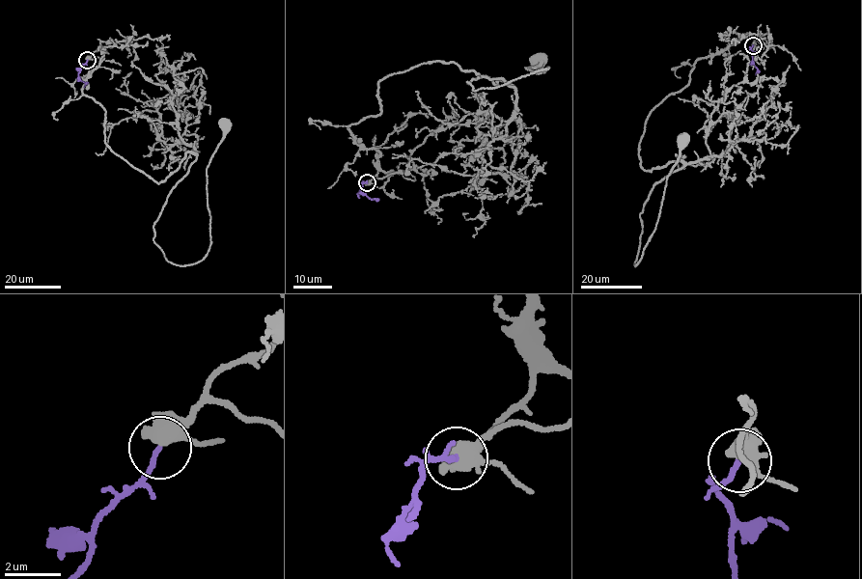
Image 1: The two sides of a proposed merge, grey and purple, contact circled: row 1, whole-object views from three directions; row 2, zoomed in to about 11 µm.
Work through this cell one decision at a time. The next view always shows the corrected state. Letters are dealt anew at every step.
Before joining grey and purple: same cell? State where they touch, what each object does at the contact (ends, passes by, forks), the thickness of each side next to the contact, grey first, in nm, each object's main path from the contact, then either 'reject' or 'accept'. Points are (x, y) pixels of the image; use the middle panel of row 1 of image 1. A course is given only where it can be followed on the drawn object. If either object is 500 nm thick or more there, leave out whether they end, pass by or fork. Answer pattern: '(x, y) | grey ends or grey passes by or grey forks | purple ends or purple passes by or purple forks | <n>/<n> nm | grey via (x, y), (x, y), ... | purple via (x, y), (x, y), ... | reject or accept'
(367, 182) | grey forks | purple ends | 420/190 nm | grey via (367, 182), (380, 153), (348, 127), (379, 81), (436, 61), (515, 89), (467, 82), (540, 58) | purple via (367, 183), (363, 183), (360, 192), (374, 199) | accept

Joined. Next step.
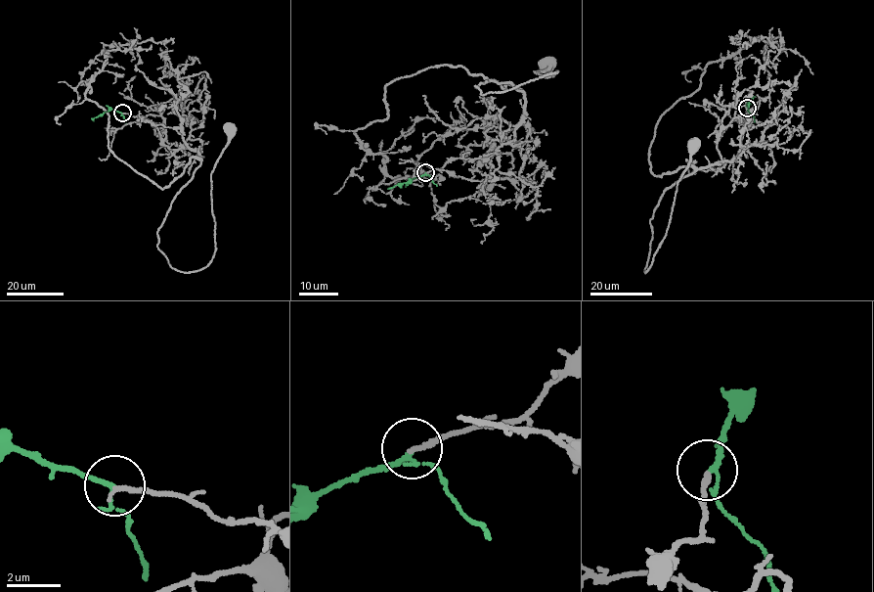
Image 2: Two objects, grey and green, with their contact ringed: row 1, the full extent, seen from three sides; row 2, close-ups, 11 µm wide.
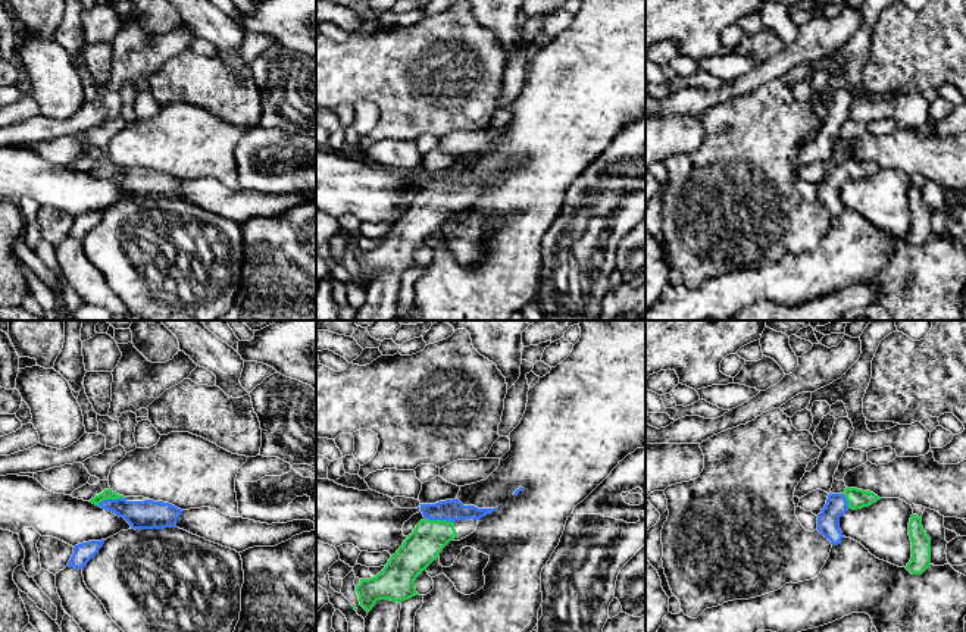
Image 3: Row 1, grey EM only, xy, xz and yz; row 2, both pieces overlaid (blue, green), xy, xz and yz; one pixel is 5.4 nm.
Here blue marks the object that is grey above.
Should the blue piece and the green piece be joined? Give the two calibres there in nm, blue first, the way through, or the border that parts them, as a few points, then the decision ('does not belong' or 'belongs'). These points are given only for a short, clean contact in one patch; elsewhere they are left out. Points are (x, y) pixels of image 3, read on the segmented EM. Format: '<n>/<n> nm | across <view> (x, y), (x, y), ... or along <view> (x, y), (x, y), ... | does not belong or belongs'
120/190 nm | across xz (450, 510), (440, 519), (437, 529), (424, 546) | belongs

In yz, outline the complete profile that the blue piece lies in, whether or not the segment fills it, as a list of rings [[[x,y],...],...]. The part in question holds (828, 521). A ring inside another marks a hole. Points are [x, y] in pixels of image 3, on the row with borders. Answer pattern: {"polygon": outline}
{"polygon": [[[845,488],[842,494],[829,494],[825,507],[817,514],[817,531],[831,541],[832,545],[841,542],[840,517],[848,510],[869,507],[881,500],[870,491]]]}

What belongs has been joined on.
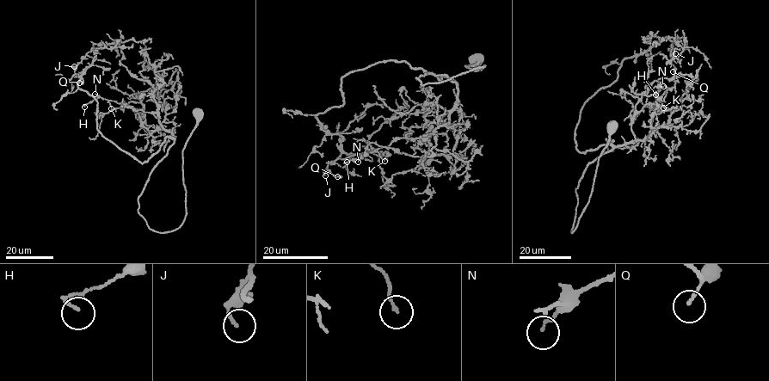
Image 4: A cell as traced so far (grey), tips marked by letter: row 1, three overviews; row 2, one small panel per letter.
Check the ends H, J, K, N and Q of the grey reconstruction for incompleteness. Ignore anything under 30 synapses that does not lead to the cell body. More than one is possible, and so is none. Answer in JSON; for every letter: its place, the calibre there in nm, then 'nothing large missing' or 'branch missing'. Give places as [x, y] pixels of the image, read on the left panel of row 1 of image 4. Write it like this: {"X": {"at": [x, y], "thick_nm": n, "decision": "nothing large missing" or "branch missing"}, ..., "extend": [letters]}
{"H": {"at": [84, 107], "thick_nm": 110, "decision": "nothing large missing"}, "J": {"at": [74, 66], "thick_nm": 130, "decision": "nothing large missing"}, "K": {"at": [111, 108], "thick_nm": 150, "decision": "nothing large missing"}, "N": {"at": [95, 94], "thick_nm": 130, "decision": "nothing large missing"}, "Q": {"at": [79, 82], "thick_nm": 130, "decision": "nothing large missing"}, "extend": []}

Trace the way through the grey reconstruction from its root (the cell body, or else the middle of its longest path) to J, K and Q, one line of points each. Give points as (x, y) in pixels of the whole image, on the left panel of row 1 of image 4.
J: (199, 115), (185, 218), (156, 232), (138, 199), (174, 140), (119, 149), (77, 85), (93, 48), (74, 66)
K: (199, 115), (182, 151), (185, 218), (156, 232), (138, 199), (175, 138), (127, 104), (111, 108)
Q: (199, 115), (156, 232), (138, 199), (174, 140), (142, 163), (102, 136), (93, 48), (79, 82)

